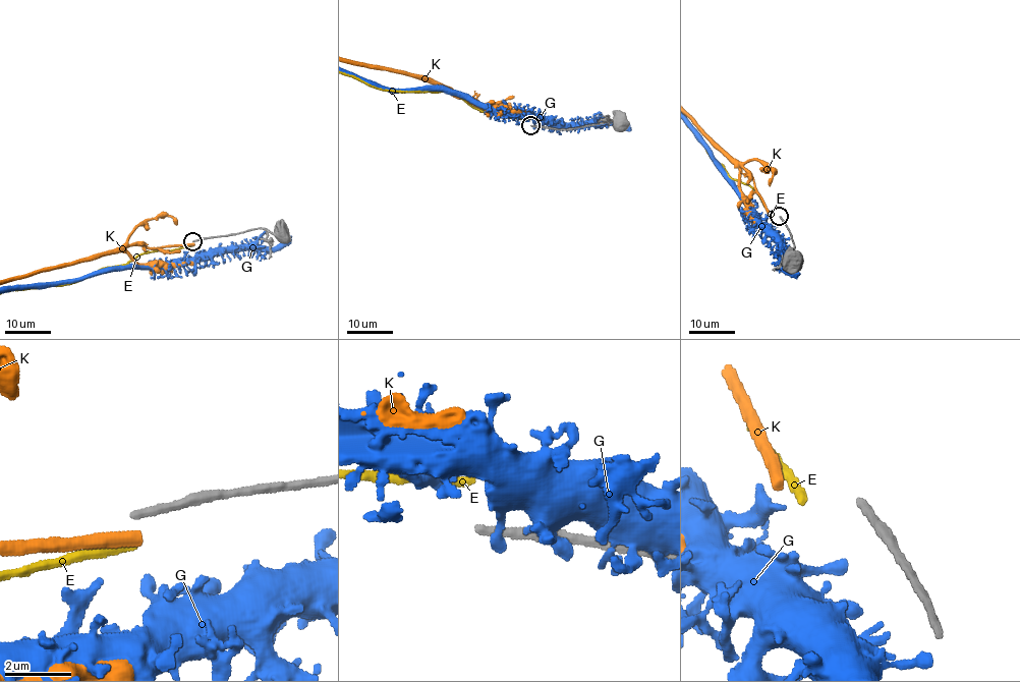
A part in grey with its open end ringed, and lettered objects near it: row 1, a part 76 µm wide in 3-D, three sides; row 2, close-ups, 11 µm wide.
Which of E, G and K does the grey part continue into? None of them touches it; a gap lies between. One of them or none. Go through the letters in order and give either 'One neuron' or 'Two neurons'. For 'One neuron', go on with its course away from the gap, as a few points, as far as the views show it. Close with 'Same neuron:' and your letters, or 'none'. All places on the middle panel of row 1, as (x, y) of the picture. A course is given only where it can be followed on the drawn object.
E: One neuron
G: Two neurons
K: Two neurons
Same neuron: E

